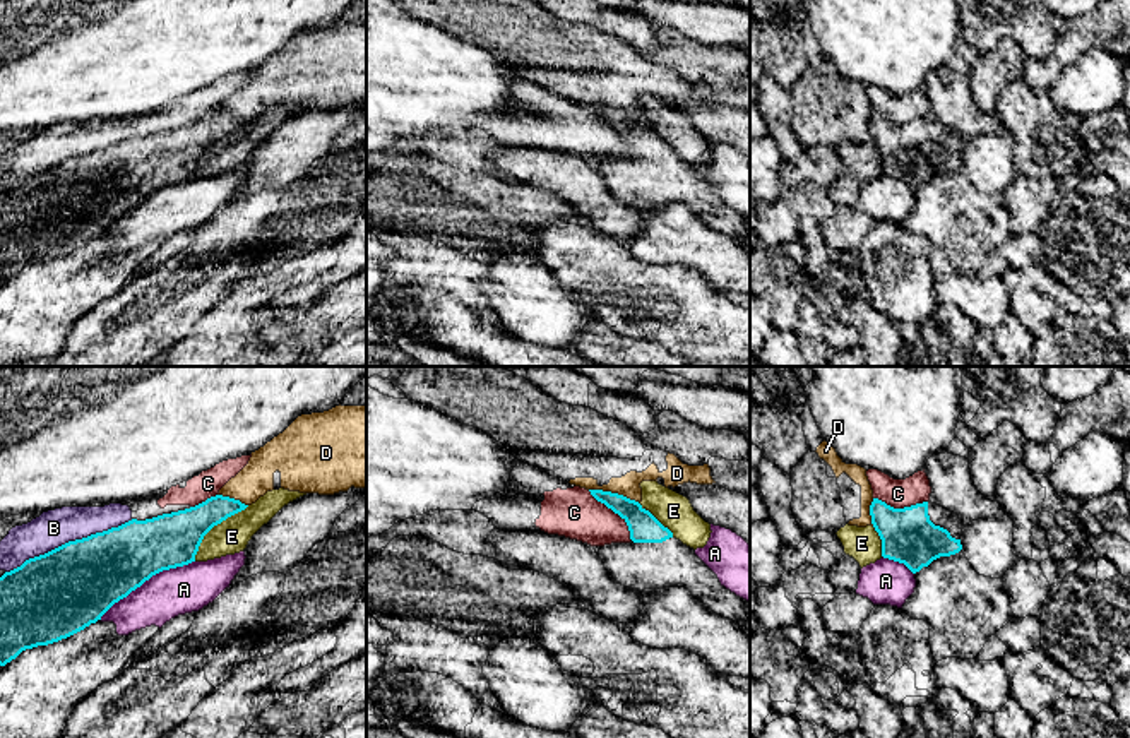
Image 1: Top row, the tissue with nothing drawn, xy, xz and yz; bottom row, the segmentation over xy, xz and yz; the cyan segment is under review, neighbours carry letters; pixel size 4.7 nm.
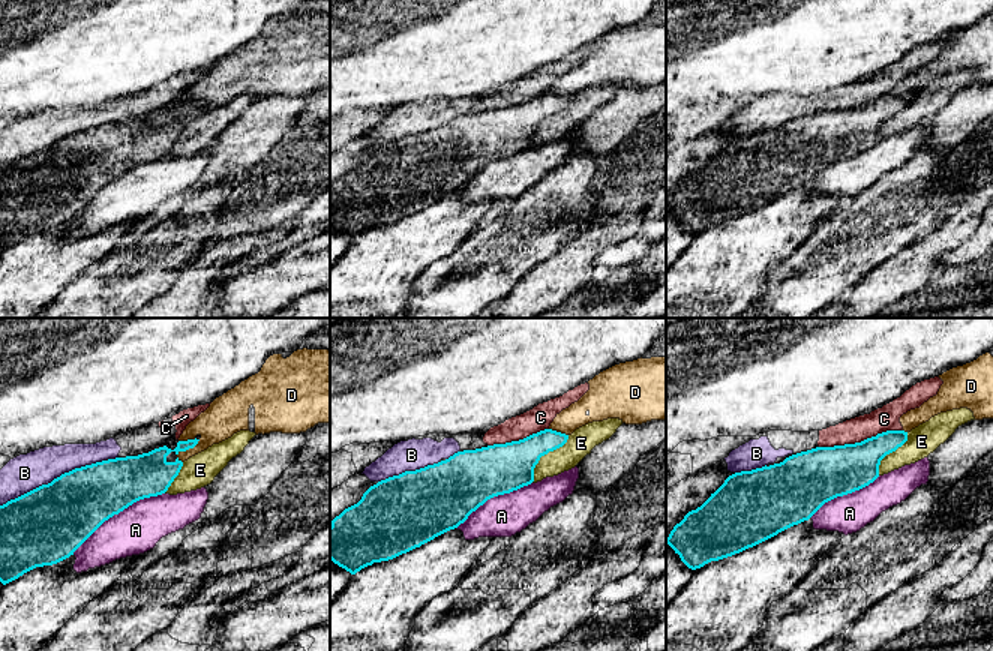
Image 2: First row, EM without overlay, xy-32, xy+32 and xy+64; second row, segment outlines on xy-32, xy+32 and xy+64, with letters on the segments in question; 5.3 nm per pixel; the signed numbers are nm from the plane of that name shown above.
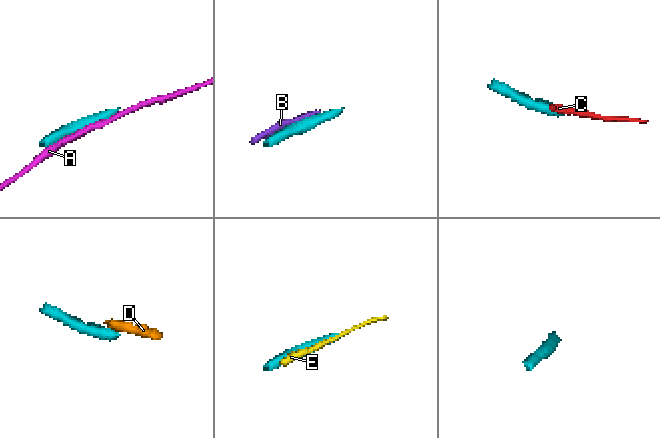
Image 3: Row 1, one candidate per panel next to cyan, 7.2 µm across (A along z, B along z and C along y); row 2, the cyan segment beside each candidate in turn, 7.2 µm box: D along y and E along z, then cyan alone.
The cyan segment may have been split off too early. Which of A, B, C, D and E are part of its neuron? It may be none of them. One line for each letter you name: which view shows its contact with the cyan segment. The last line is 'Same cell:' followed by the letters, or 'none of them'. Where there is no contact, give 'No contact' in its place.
Same cell: none of them

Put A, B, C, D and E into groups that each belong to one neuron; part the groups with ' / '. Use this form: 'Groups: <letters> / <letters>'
Groups: A / B C / D / E

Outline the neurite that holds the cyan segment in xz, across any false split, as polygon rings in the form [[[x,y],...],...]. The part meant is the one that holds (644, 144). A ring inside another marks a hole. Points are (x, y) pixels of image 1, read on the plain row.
[[[589,106],[628,142],[630,159],[594,163],[613,195],[637,207],[685,204],[714,229],[733,238],[750,231],[750,217],[726,205],[717,192],[639,118]]]

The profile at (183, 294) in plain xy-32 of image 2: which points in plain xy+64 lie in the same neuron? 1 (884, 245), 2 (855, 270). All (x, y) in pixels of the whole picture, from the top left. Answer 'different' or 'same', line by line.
1: different
2: different

